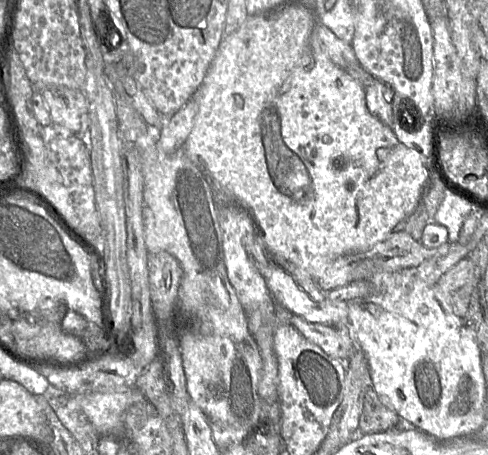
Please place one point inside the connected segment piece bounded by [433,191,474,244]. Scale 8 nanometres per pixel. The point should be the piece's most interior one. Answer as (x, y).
(454, 210)

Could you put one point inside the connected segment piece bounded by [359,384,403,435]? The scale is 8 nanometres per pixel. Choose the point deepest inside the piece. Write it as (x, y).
(375, 417)

